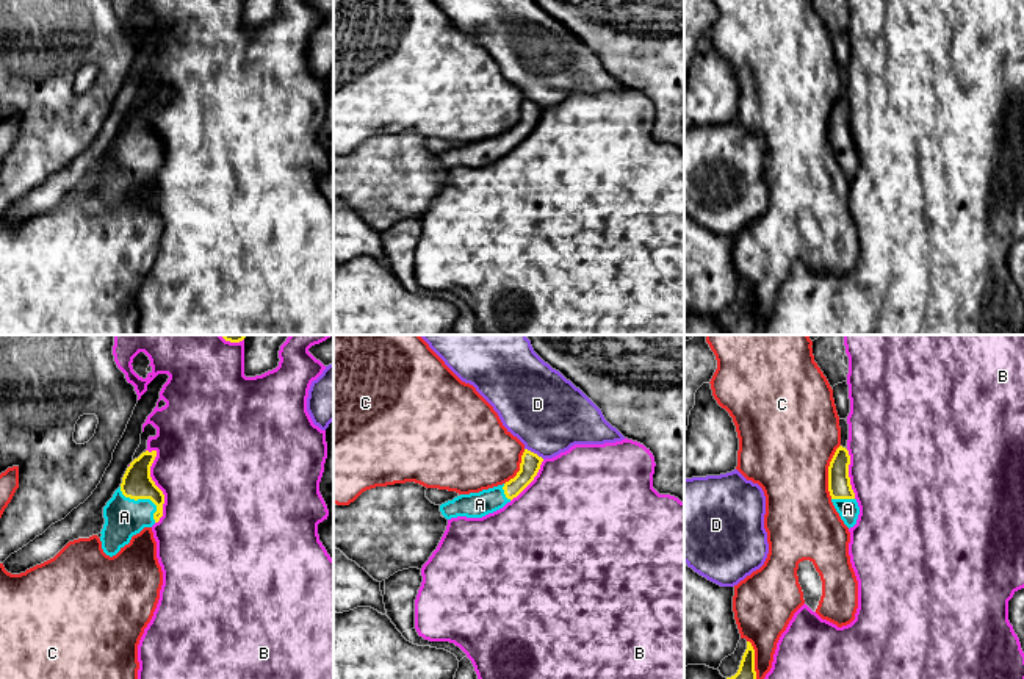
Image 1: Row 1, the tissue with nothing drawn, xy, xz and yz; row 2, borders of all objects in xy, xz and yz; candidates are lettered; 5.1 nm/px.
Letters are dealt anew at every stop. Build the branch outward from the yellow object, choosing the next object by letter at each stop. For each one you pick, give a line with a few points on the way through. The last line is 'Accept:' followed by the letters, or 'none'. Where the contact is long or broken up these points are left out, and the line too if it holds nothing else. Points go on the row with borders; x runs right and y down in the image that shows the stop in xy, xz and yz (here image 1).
A: runs through xy (137, 484), (137, 490), (144, 498), (124, 517)
Accept: A

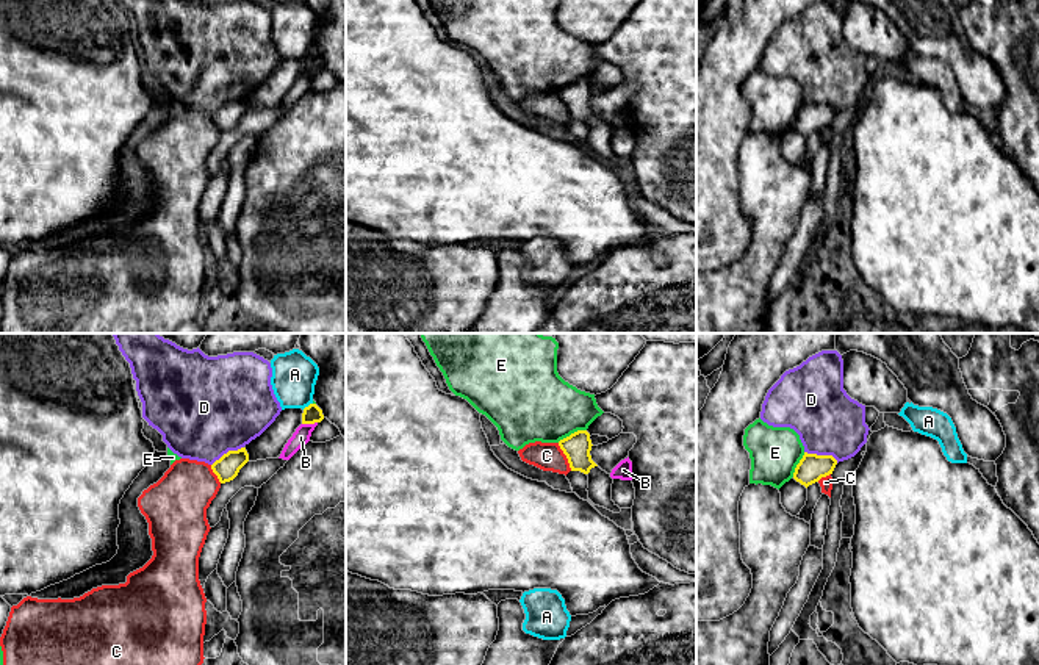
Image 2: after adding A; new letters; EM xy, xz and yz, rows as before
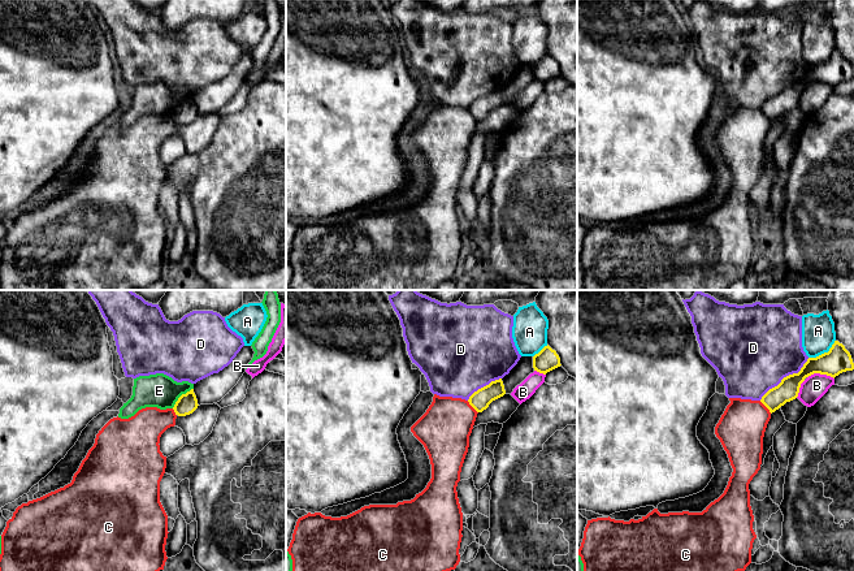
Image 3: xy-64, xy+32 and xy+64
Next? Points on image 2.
Accept: none

